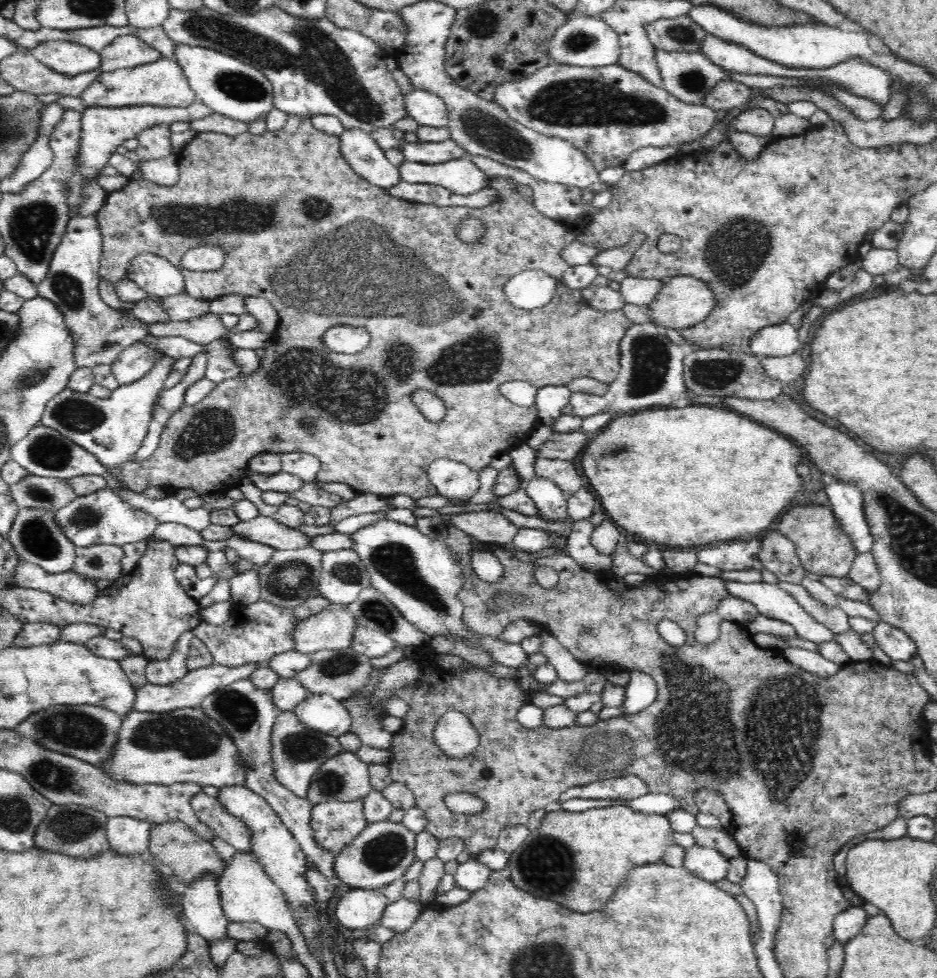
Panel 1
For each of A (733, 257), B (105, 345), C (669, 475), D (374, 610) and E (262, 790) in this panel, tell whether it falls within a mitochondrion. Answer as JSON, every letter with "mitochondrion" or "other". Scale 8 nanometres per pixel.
{"A":"mitochondrion","B":"mitochondrion","C":"other","D":"mitochondrion","E":"other"}

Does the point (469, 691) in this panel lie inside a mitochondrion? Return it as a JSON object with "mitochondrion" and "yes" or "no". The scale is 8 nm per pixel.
{"mitochondrion":"yes"}

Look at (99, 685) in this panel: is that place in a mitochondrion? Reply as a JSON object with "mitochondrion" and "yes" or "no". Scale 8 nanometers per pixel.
{"mitochondrion":"no"}

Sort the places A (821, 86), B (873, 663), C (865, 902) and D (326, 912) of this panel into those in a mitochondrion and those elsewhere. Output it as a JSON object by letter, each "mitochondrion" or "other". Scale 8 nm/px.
{"A":"other","B":"other","C":"other","D":"other"}

